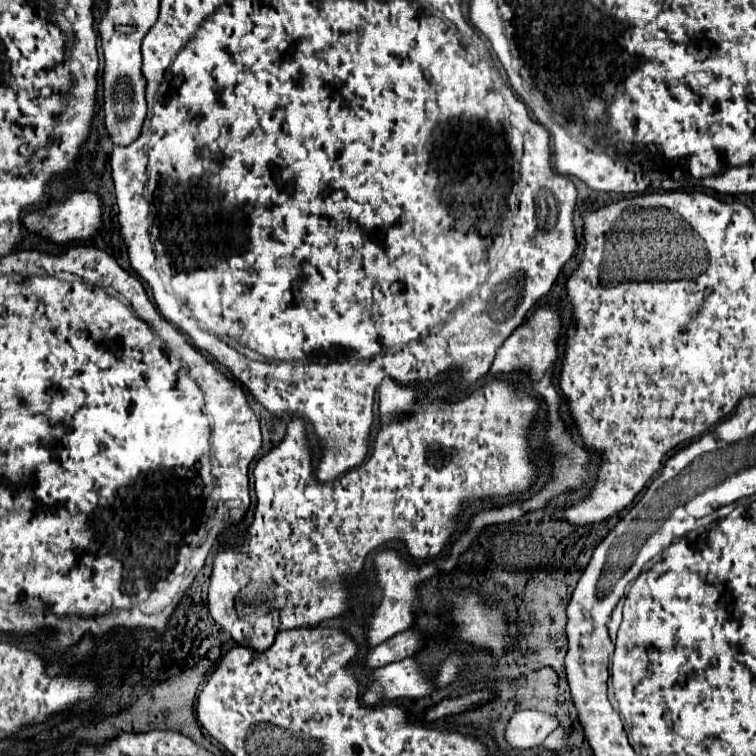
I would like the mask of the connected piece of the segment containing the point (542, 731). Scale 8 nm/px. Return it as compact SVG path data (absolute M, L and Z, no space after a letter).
M516 711L506 725L504 739L514 749L532 749L558 727L558 721L540 711Z

